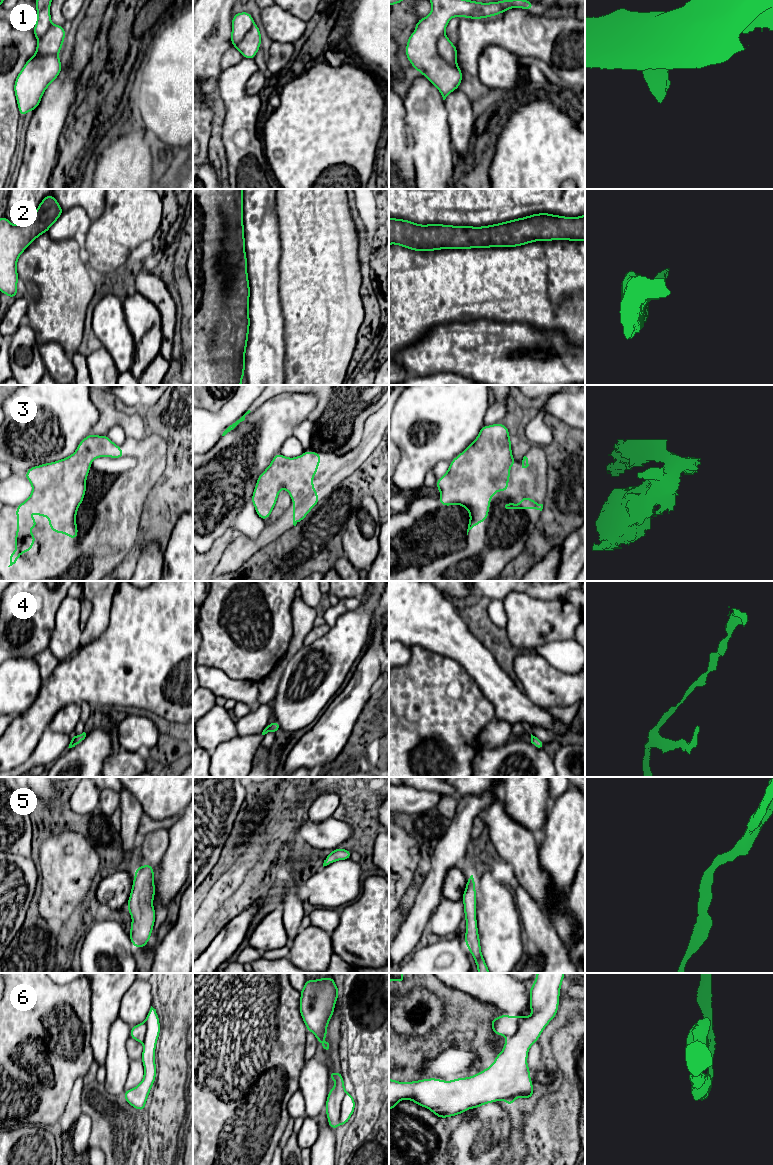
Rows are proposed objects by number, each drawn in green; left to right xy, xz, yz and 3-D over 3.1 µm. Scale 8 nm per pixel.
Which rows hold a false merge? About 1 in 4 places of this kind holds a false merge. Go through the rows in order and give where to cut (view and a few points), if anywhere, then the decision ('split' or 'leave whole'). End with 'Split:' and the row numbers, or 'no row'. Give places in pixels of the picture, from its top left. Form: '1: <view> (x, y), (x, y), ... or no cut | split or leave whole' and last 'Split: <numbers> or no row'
1: yz (442, 33), (437, 41), (437, 51), (450, 64), (456, 66) | split
2: no cut | leave whole
3: no cut | leave whole
4: no cut | leave whole
5: no cut | leave whole
6: no cut | leave whole
Split: 1

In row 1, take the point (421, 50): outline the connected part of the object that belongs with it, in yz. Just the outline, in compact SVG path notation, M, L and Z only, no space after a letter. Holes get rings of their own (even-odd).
M429 0L431 13L421 18L415 33L409 35L405 53L411 65L422 73L441 93L443 100L462 82L462 71L450 65L438 52L437 41L445 33L452 17L488 18L510 8L533 9L528 0L503 0L481 3L471 0Z

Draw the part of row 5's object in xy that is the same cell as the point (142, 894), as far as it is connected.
M150 864L135 869L127 908L132 916L128 933L133 947L143 948L148 942L156 919L153 907L155 895L154 870Z

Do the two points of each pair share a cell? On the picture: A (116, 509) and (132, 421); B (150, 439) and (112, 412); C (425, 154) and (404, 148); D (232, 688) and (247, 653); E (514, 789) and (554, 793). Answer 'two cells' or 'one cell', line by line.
A: one cell
B: one cell
C: two cells
D: two cells
E: two cells

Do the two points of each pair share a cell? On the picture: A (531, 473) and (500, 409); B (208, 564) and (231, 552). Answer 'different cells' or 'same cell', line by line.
A: same cell
B: same cell

